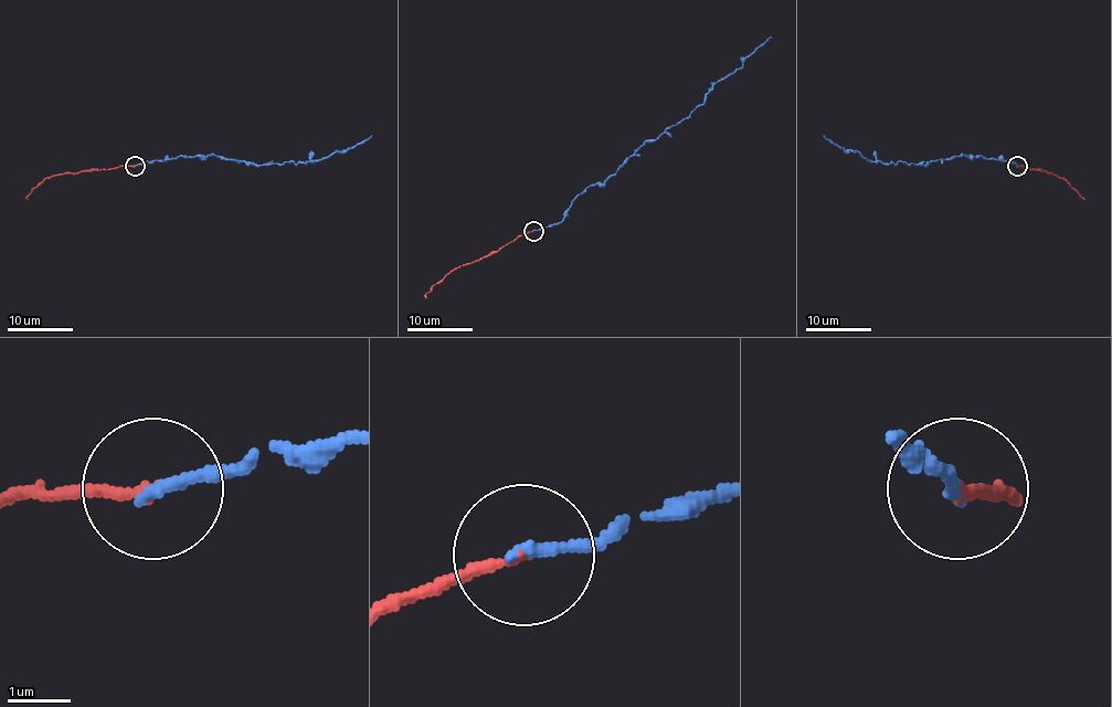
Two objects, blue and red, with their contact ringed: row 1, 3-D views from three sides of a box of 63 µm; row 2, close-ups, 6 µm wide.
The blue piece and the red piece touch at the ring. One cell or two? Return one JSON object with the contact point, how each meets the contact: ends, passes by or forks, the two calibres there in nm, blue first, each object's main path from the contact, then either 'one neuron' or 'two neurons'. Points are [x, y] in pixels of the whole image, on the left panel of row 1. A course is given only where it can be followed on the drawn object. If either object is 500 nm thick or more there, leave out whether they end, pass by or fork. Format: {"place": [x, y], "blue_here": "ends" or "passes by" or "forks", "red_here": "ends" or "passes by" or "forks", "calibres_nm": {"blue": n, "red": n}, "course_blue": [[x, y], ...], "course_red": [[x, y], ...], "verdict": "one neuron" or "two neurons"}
{"place": [135, 166], "blue_here": "ends", "red_here": "ends", "calibres_nm": {"blue": 200, "red": 170}, "course_blue": [[135, 166], [146, 161], [213, 155], [258, 165], [292, 161], [298, 165], [355, 148], [371, 135]], "course_red": [[135, 166], [55, 173], [33, 187], [28, 200]], "verdict": "one neuron"}

